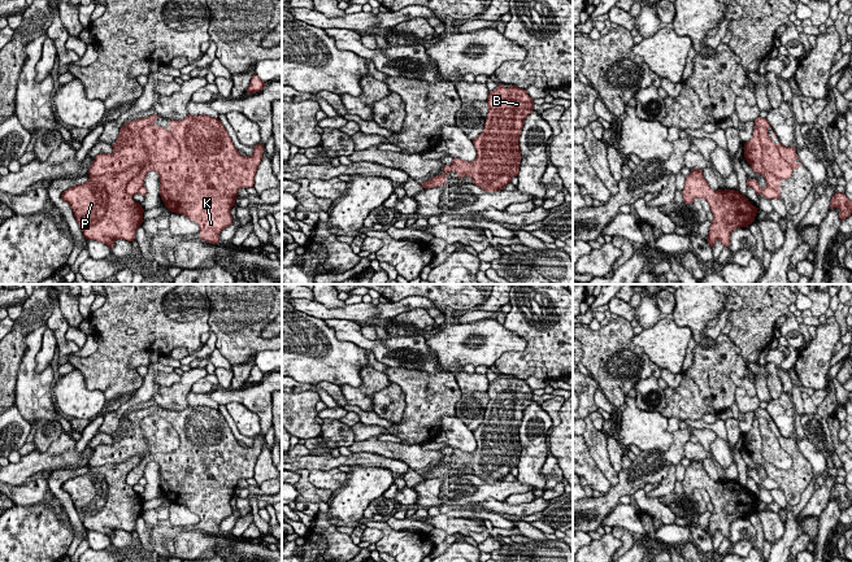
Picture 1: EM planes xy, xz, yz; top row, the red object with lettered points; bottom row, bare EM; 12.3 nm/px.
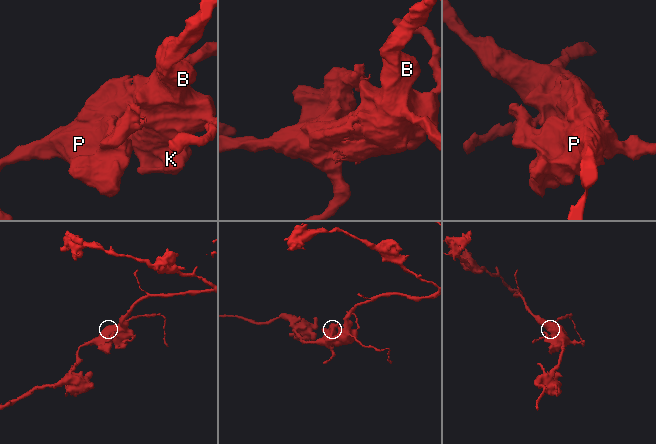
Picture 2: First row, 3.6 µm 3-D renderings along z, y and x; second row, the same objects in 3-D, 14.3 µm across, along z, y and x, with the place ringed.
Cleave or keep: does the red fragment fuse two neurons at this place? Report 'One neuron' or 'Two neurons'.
Two neurons

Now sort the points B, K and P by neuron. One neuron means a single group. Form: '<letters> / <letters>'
B K / P

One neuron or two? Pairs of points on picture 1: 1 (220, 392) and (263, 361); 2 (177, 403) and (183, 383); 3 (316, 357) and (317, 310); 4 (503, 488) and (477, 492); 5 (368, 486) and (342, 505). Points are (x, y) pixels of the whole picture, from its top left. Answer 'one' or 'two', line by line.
1: two
2: one
3: two
4: one
5: one

